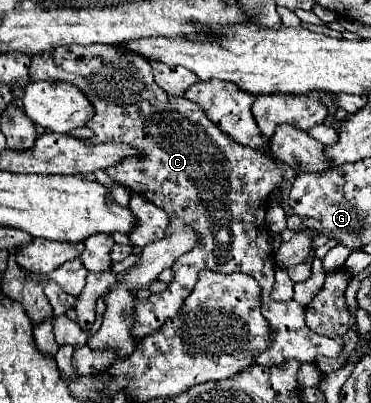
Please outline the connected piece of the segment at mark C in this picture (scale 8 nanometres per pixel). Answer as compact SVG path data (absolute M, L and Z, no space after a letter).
M59 46L51 52L31 56L29 78L33 82L61 80L77 86L95 108L93 118L87 122L93 136L85 142L123 142L139 150L139 156L129 156L129 160L123 160L115 168L105 168L105 172L117 184L123 184L133 194L157 204L169 216L185 220L185 224L197 232L193 250L179 256L171 266L175 278L167 290L147 299L137 298L135 338L157 332L165 320L173 318L183 306L183 300L191 294L197 274L207 268L227 274L243 272L257 278L263 292L263 316L269 320L271 330L271 346L255 358L257 364L275 366L291 358L305 364L315 362L321 354L339 356L343 342L311 332L305 324L303 306L295 300L271 300L275 264L269 232L265 228L265 212L269 194L283 182L273 158L263 156L253 148L245 148L243 144L235 144L231 136L225 136L225 132L205 116L199 104L193 104L185 96L169 96L163 92L153 80L149 60L129 52L125 46Z

